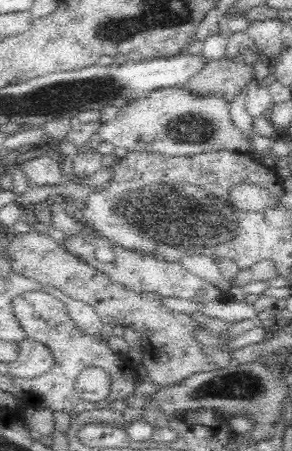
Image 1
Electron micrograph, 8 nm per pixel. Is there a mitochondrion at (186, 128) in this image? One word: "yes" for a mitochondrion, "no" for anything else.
yes

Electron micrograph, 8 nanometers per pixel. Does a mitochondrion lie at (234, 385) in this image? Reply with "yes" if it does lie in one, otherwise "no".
yes

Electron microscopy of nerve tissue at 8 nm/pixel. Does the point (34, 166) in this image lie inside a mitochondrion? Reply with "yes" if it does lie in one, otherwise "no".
no

